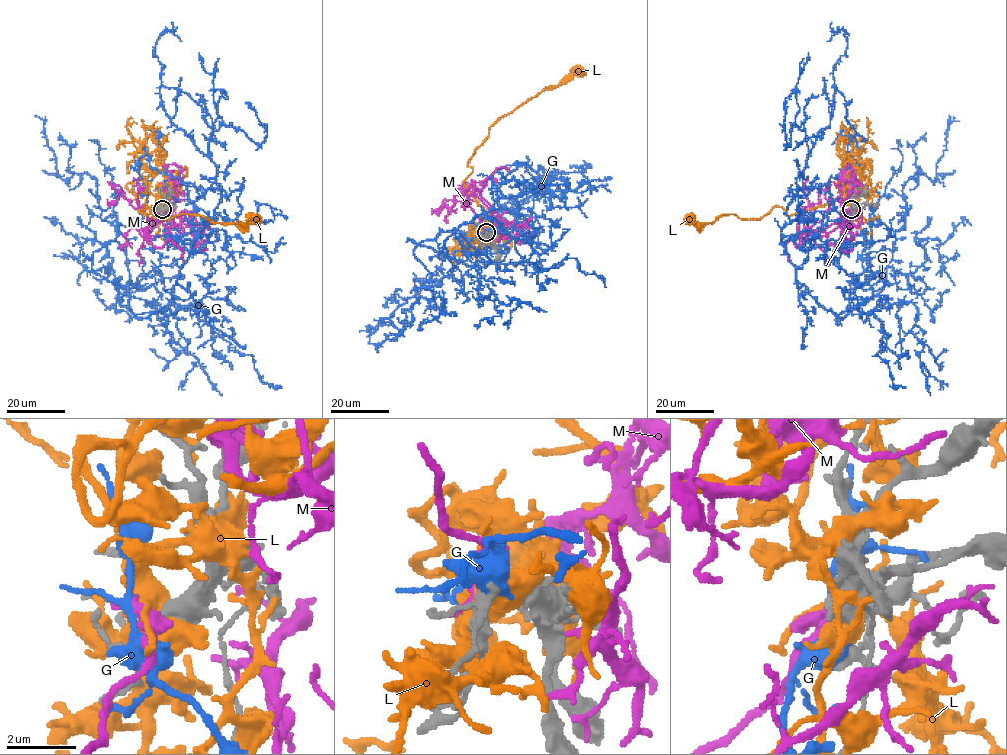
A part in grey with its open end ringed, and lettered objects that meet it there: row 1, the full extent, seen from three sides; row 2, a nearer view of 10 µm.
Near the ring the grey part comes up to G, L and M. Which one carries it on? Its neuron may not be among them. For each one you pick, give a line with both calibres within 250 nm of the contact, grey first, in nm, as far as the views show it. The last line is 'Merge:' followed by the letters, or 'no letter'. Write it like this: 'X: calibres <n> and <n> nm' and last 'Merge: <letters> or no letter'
M: calibres 280 and 320 nm
Merge: M

